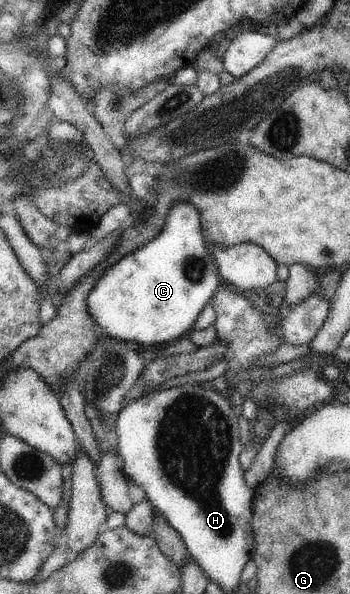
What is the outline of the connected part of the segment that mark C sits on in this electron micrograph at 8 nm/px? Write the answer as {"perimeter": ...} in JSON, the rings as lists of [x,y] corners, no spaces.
{"perimeter":[[[179,200],[170,207],[166,215],[162,230],[151,241],[109,266],[90,289],[90,295],[86,299],[87,309],[104,336],[153,347],[167,345],[169,341],[172,343],[181,339],[181,335],[189,329],[193,329],[203,307],[224,286],[217,262],[204,241],[200,213],[195,205],[187,200]]]}

